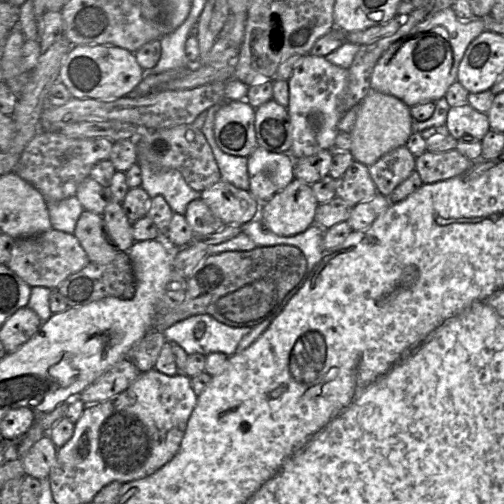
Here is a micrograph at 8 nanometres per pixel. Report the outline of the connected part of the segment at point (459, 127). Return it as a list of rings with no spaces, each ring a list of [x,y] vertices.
[[[468,103],[450,107],[445,126],[456,140],[468,135],[481,141],[490,130],[487,113],[475,110]]]

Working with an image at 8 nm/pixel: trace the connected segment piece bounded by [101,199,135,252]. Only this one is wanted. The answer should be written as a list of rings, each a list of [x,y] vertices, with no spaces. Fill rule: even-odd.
[[[111,199],[102,213],[106,235],[120,252],[127,252],[135,242],[132,223],[125,215],[120,203]]]

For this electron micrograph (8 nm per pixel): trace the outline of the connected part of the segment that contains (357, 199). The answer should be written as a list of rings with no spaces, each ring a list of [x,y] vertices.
[[[355,160],[345,173],[336,179],[336,196],[343,199],[351,207],[373,198],[377,193],[368,167]]]

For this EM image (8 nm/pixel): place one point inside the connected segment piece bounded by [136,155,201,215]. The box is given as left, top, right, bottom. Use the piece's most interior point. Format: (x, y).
(169, 183)

